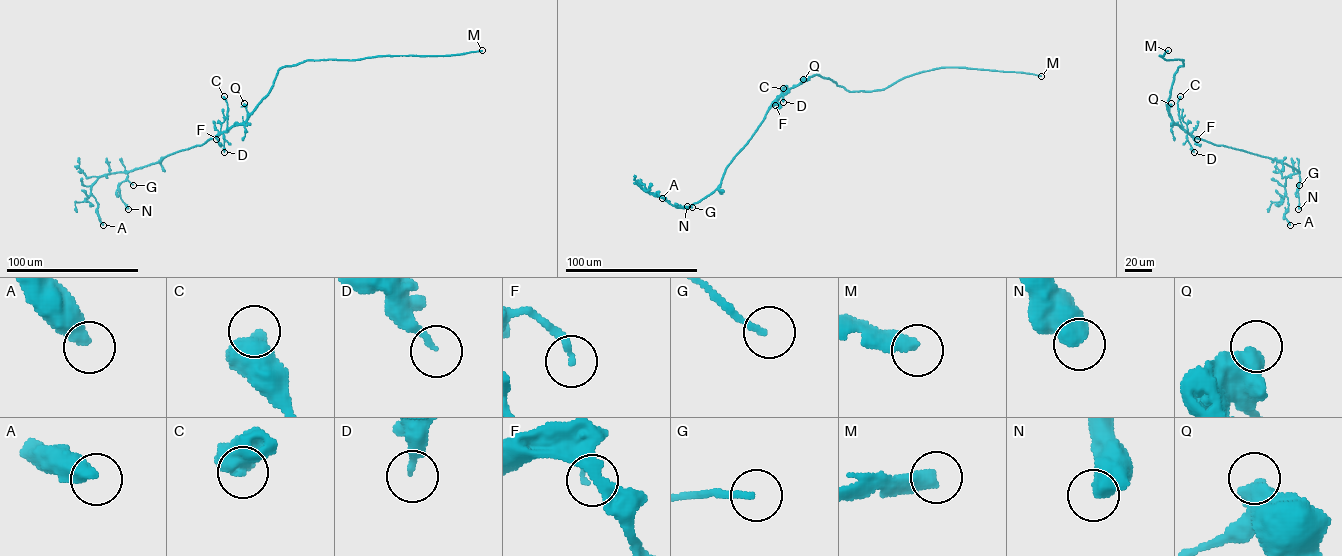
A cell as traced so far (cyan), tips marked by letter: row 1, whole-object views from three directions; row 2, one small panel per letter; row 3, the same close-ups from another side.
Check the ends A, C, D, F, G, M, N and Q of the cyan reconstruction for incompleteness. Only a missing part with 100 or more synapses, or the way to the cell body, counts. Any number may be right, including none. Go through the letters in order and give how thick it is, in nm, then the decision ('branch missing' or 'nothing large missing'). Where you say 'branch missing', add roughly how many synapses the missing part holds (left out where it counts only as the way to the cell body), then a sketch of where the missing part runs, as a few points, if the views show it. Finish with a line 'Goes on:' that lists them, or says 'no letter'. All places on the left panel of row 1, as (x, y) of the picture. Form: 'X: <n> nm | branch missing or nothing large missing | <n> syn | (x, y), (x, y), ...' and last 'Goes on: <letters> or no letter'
A: 440 nm | nothing large missing
C: 650 nm | nothing large missing
D: 200 nm | nothing large missing
F: 160 nm | nothing large missing
G: 170 nm | nothing large missing
M: 480 nm | branch missing | 1000 syn
N: 650 nm | nothing large missing
Q: 700 nm | nothing large missing
Goes on: M

